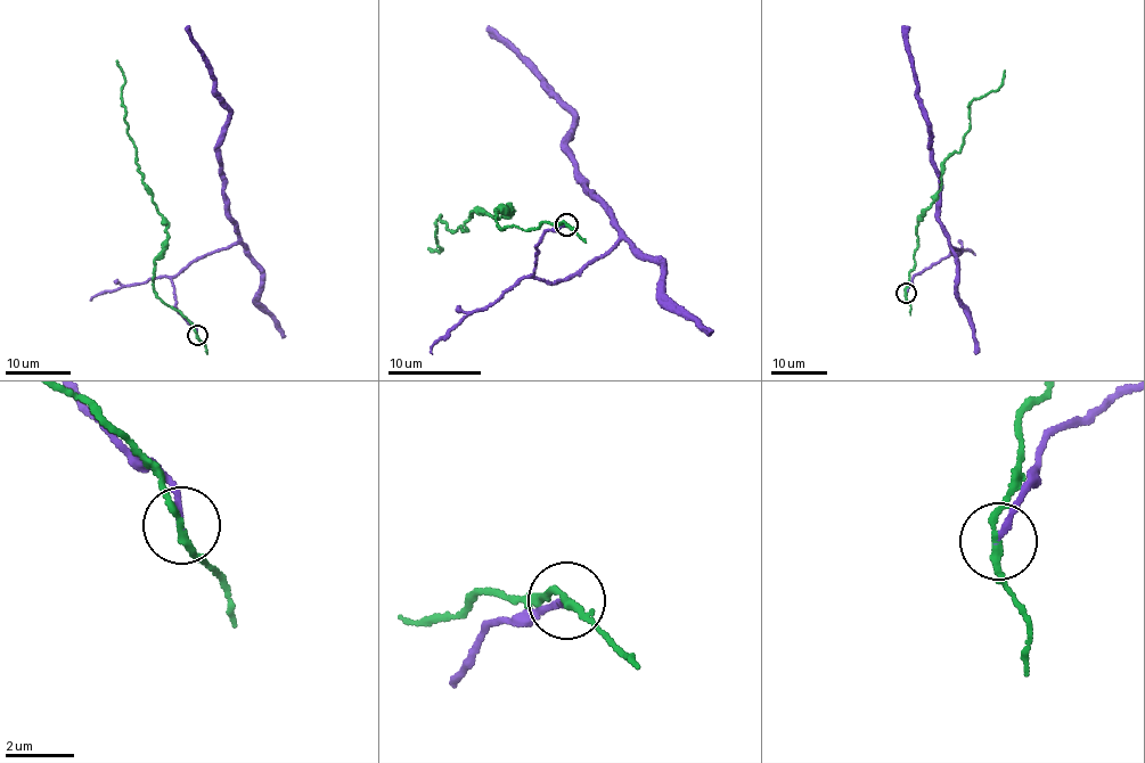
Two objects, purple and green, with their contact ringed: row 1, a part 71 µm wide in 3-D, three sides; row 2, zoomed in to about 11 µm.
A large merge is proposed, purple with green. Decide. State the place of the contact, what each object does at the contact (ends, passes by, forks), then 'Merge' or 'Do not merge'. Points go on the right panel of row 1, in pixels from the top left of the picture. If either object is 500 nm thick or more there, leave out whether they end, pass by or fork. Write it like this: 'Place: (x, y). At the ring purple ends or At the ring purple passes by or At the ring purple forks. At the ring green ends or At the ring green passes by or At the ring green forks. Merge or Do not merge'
Place: (906, 293). At the ring purple ends. At the ring green passes by. Do not merge

